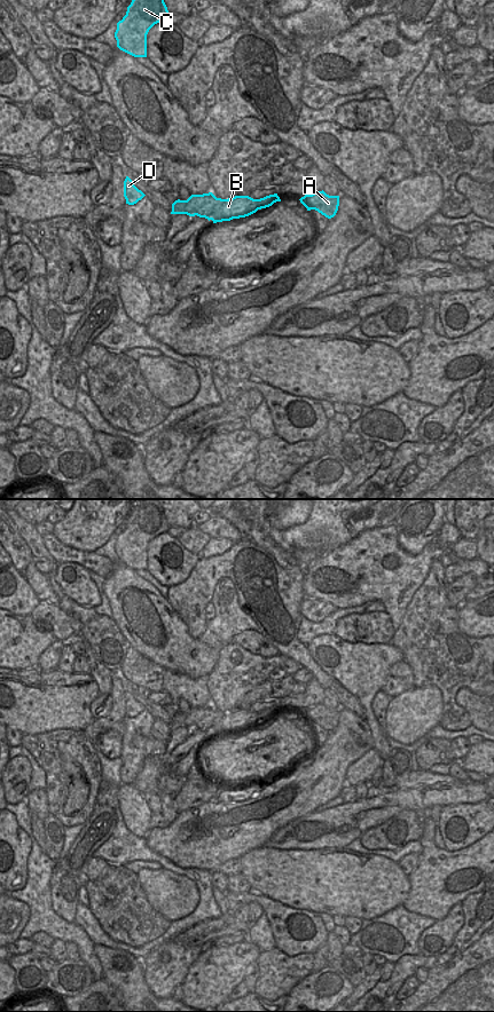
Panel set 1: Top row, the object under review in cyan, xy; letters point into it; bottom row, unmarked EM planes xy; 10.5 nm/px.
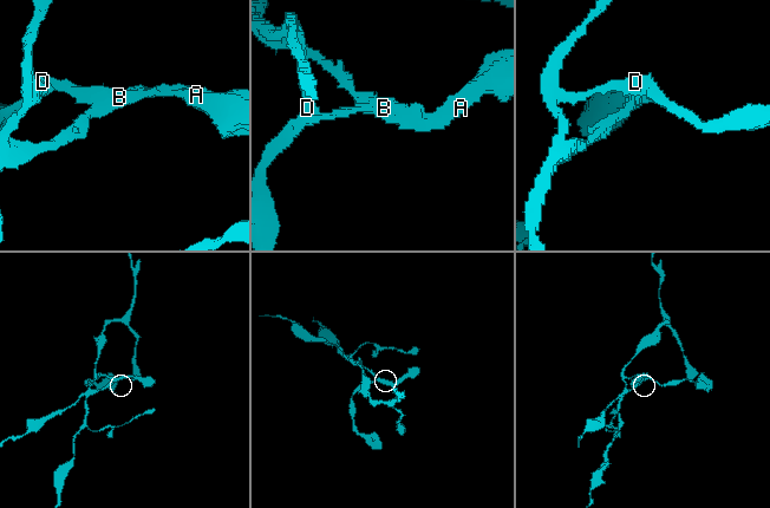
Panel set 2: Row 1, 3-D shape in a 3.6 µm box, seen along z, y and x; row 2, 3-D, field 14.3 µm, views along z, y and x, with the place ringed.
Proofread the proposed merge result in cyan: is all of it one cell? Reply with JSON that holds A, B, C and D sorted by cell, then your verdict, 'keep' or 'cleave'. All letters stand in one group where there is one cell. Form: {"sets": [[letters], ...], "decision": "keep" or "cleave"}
{"sets": [["A", "B"], ["C", "D"]], "decision": "cleave"}

